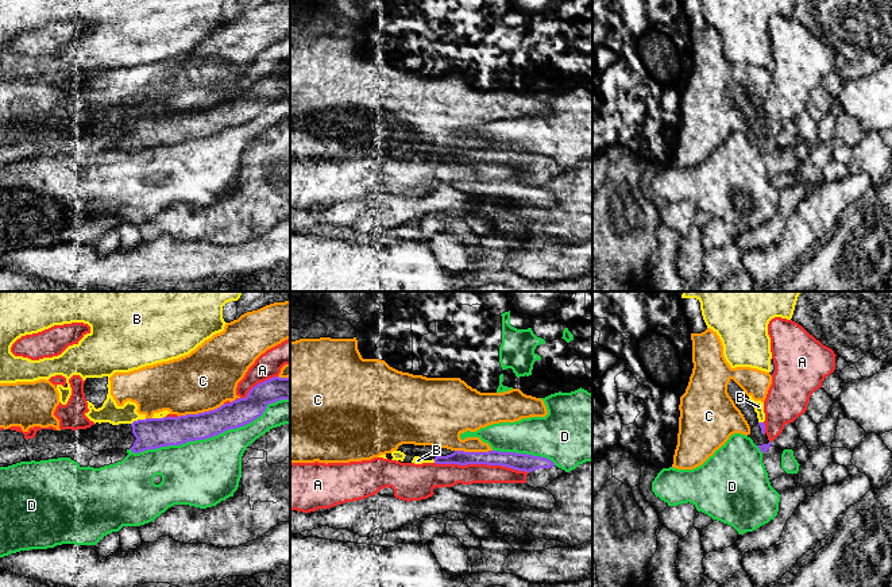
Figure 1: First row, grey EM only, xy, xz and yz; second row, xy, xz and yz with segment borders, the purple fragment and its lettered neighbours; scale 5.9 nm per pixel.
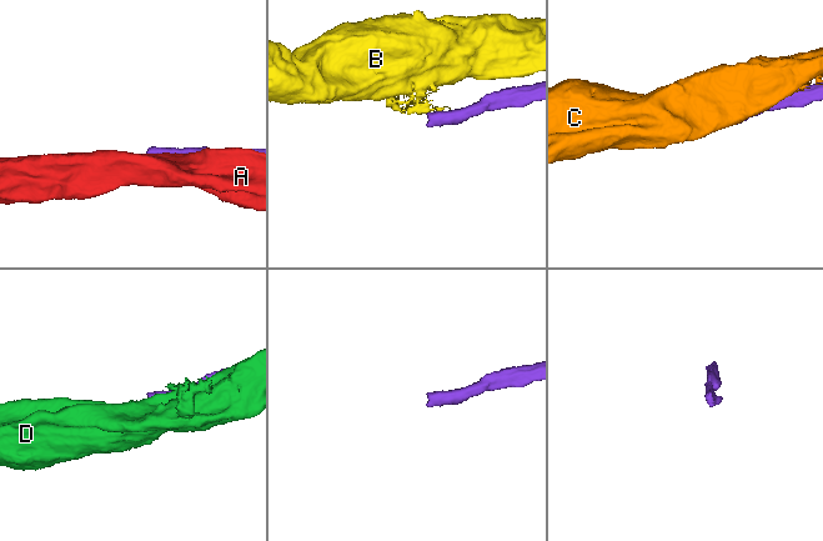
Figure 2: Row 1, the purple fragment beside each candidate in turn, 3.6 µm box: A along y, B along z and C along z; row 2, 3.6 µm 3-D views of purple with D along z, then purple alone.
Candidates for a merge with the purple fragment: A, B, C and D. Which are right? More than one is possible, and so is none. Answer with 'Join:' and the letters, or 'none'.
Join: none

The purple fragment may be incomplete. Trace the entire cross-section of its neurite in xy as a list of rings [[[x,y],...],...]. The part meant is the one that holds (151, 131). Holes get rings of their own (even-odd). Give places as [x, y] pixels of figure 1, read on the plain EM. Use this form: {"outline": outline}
{"outline": [[[274,74],[254,84],[246,96],[198,112],[146,116],[132,121],[96,120],[74,128],[92,148],[131,147],[135,151],[188,139],[205,138],[228,127],[244,124],[263,112],[269,101],[290,97],[290,74]]]}

